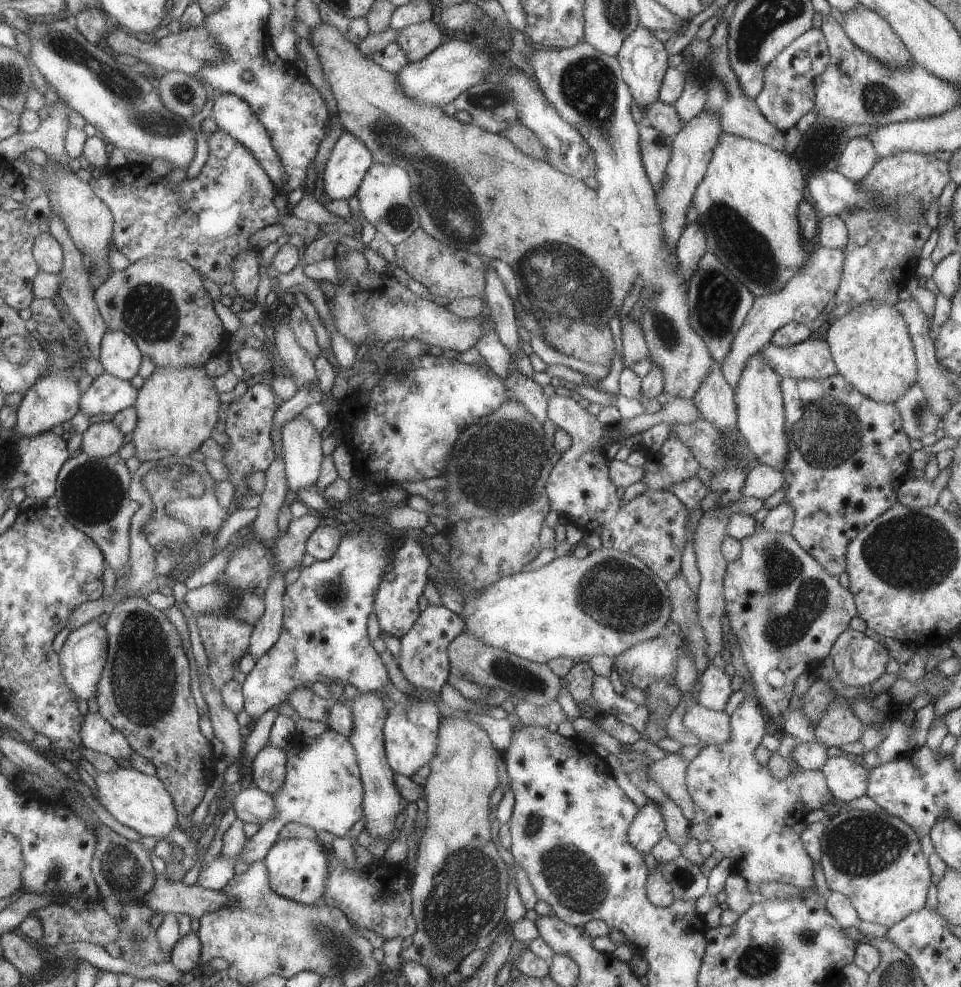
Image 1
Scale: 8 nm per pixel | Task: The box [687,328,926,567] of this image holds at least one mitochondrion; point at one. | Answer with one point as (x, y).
(826, 431)

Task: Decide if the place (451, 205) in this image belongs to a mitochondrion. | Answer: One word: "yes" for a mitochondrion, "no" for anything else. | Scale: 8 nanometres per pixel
yes

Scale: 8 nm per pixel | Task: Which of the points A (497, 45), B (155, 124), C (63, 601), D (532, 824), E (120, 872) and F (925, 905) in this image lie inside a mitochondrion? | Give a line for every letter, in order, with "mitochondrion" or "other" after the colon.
A: other
B: mitochondrion
C: other
D: mitochondrion
E: mitochondrion
F: other

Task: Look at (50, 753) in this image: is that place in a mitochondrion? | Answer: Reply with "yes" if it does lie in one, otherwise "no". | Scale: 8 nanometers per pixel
no

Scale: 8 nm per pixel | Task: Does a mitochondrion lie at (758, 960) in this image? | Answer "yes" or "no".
yes

